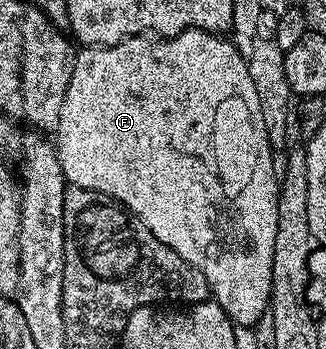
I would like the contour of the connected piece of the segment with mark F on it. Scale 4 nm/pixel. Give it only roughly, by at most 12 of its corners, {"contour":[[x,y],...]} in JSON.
{"contour":[[230,38],[80,46],[53,146],[236,327],[280,176]]}

